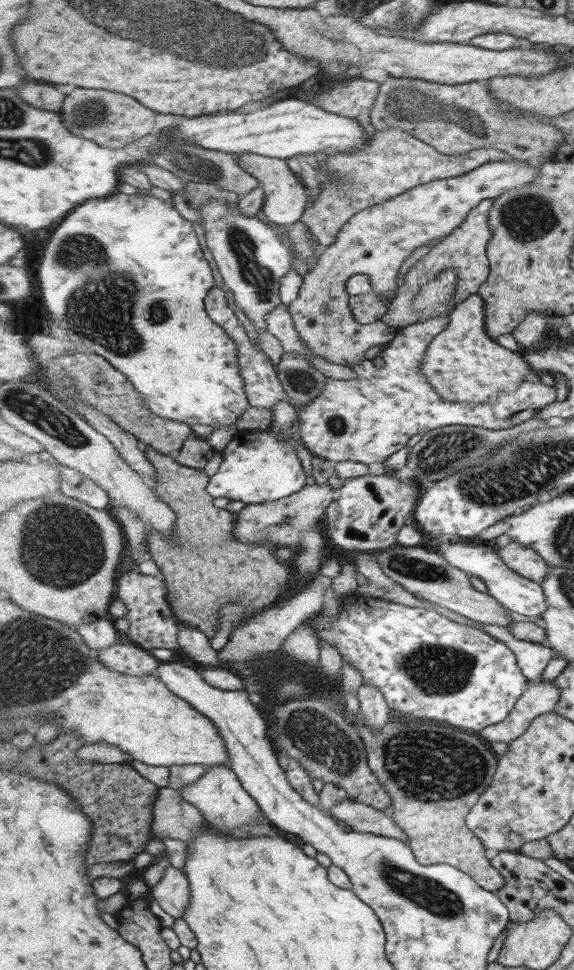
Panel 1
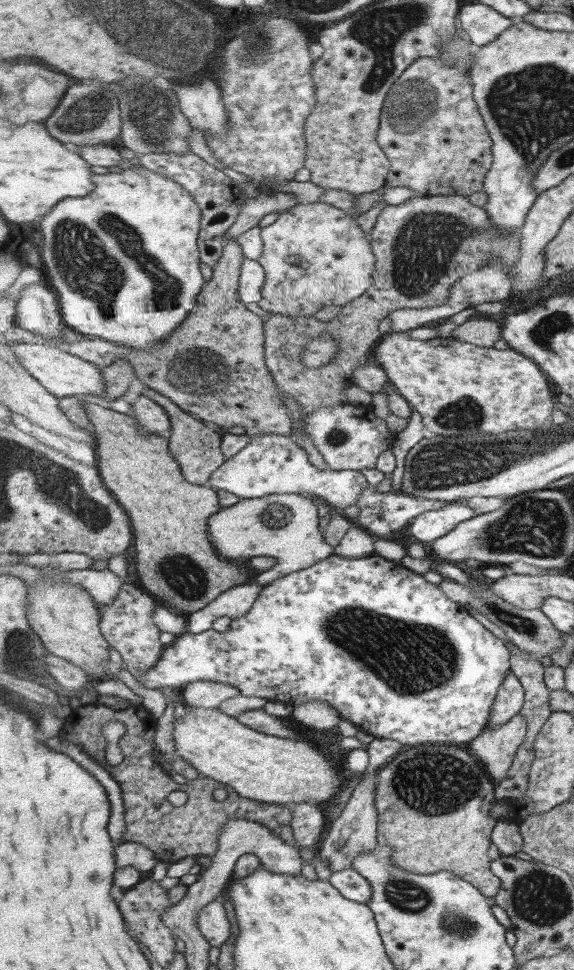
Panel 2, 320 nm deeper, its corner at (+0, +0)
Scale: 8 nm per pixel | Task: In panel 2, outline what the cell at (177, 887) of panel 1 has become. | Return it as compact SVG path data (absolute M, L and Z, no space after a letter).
M210 902L199 915L197 926L211 947L221 947L233 936L233 924L221 902Z

